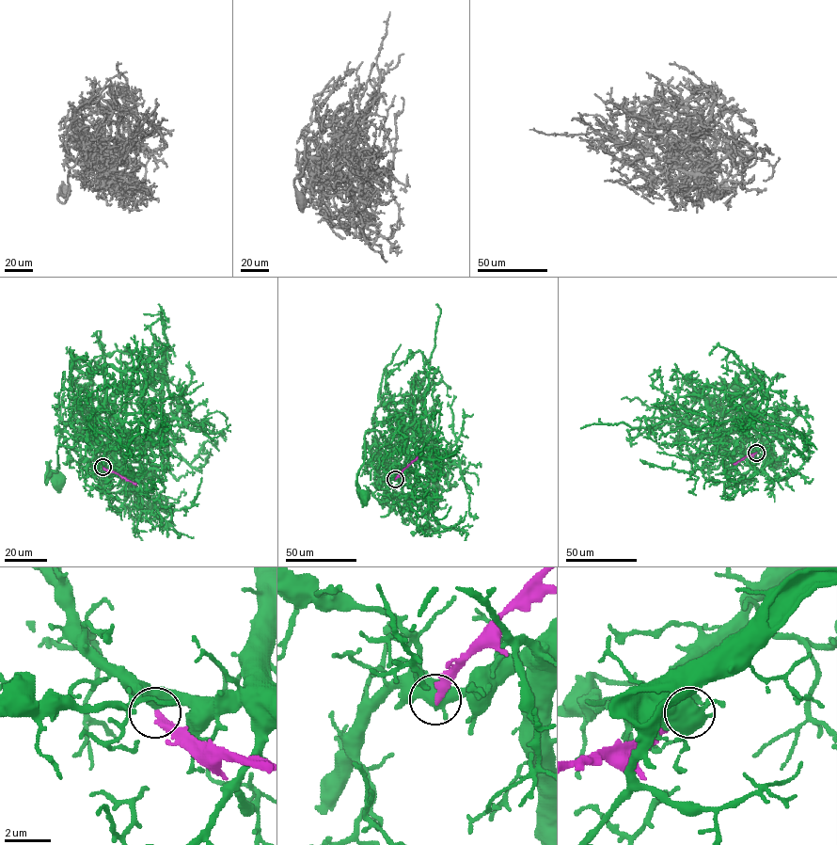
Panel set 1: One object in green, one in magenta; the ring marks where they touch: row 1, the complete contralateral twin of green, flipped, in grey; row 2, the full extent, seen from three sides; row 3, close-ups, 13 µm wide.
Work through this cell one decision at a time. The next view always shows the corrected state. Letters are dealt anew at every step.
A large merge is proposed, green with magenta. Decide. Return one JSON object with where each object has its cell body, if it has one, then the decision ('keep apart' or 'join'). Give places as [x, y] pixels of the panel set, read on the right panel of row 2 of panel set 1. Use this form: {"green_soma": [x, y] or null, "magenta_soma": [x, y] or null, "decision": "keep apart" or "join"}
{"green_soma": [771, 462], "magenta_soma": null, "decision": "keep apart"}

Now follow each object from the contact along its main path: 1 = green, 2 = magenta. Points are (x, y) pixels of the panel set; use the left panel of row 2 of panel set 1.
1: (102, 467), (121, 469), (86, 430), (72, 447), (58, 446), (59, 467), (46, 483), (50, 472), (59, 481)
2: (102, 467), (135, 484)

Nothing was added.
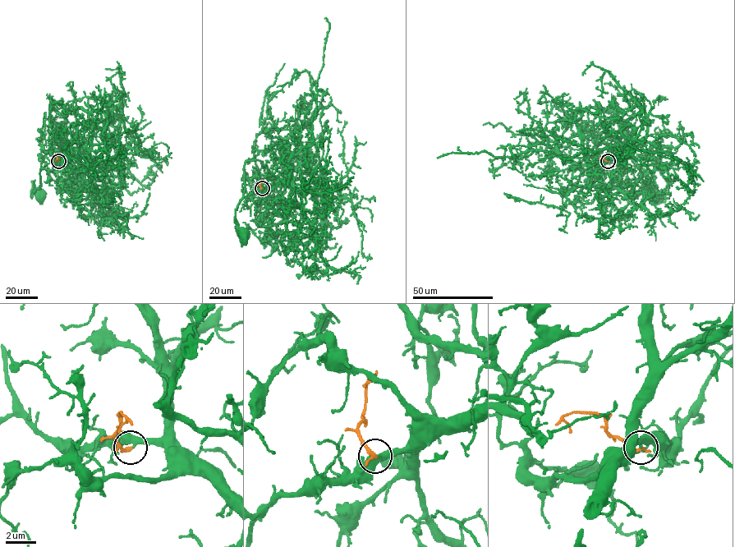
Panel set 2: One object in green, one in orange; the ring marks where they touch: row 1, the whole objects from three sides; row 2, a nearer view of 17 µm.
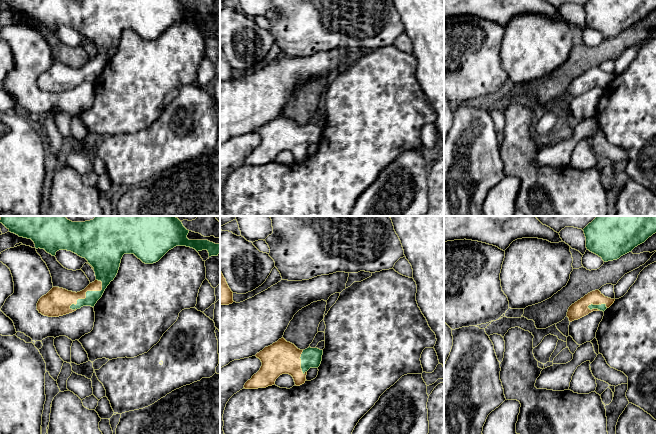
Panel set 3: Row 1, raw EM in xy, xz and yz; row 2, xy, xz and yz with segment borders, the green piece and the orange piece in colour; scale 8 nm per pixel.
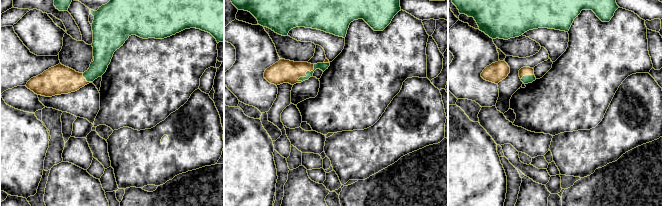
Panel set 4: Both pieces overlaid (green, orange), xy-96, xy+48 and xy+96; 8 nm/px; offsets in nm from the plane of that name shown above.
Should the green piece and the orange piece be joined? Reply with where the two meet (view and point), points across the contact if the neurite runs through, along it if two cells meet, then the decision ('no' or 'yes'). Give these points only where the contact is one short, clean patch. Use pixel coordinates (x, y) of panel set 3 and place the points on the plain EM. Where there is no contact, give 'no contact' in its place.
meets green in xy at (86, 69); runs through xy (106, 45), (101, 65), (86, 69), (75, 77), (57, 78); yes

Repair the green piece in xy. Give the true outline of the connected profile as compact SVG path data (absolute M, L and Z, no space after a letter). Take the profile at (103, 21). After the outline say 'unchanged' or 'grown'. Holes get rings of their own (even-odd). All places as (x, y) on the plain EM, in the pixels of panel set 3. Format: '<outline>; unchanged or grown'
M3 0L11 9L31 15L35 24L44 25L52 32L59 26L71 27L85 34L94 44L96 56L80 68L53 63L37 79L37 86L44 92L59 93L80 85L94 83L105 65L116 53L124 30L134 30L145 40L158 38L176 22L186 22L197 28L207 26L209 33L218 32L220 20L208 16L189 16L183 0Z; grown

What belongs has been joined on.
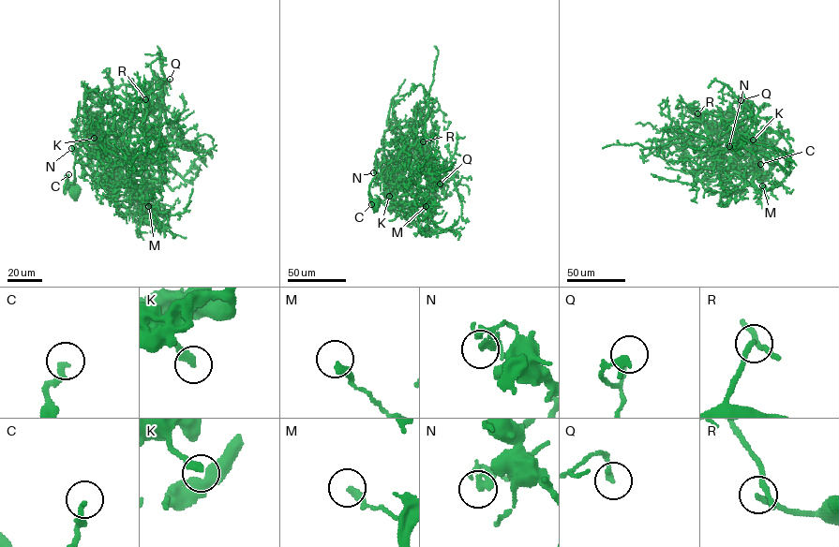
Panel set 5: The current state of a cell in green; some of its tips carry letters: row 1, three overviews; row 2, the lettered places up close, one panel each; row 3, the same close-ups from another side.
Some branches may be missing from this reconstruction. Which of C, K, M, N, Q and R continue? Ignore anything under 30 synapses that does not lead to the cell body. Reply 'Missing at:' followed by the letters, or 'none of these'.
Missing at: R

